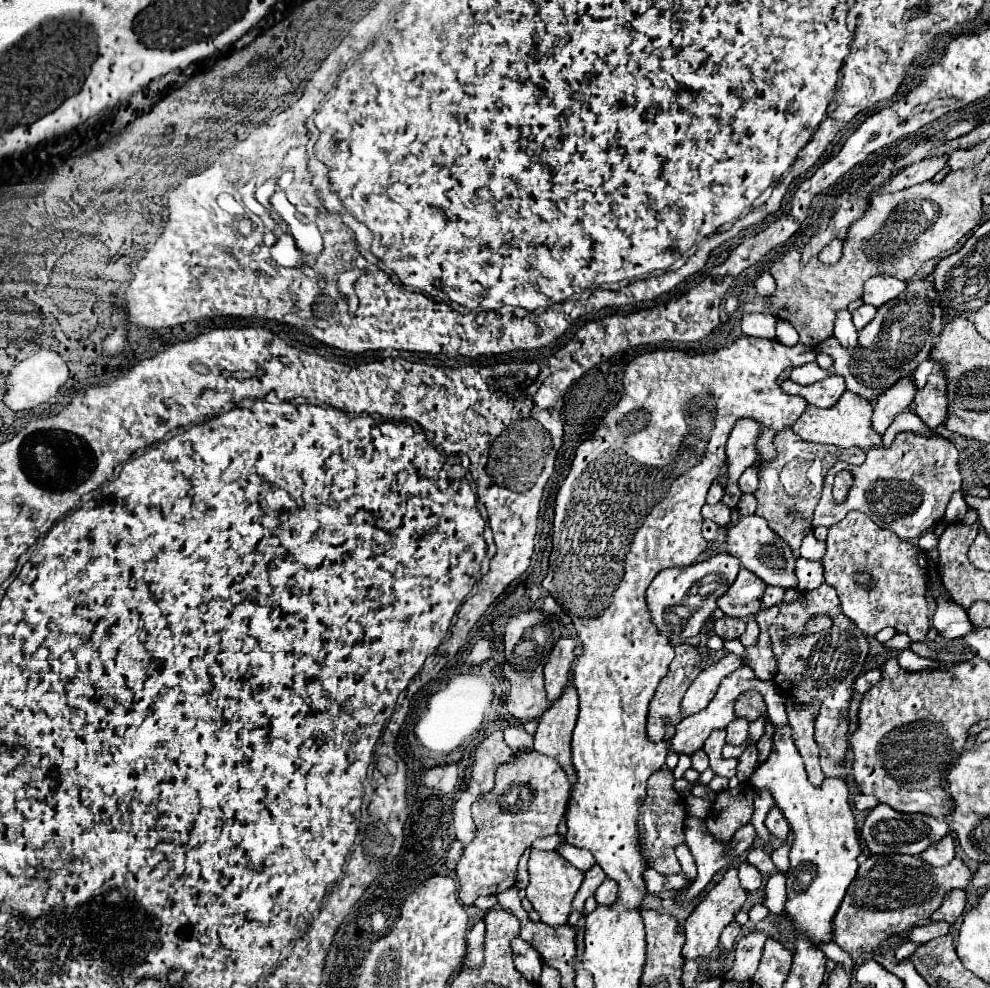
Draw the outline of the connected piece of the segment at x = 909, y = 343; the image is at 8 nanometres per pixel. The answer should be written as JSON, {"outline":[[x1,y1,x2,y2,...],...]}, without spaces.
{"outline":[[921,278,909,282,901,296,877,308,877,316,859,332,859,348,845,350,835,336,826,339,819,348,833,358,833,370,845,378,847,390,873,402,893,382,901,380,901,376,909,376,919,362,929,358,941,330,943,310,937,302,937,292,931,280]]}

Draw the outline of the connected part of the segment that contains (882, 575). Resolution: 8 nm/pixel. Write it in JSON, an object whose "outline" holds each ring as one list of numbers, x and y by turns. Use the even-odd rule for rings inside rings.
{"outline":[[849,512,839,524,829,528,827,534,827,552,823,556,823,568,825,568,825,582,833,586,839,594,843,614,867,636,873,638,881,628,891,626,897,632,907,634,913,642,923,642,929,632,929,616,927,616,927,556,923,550,907,540,899,540,897,534,883,530,873,524,873,520,861,512],[857,570,871,572,875,584,873,588,861,588,853,574]]}

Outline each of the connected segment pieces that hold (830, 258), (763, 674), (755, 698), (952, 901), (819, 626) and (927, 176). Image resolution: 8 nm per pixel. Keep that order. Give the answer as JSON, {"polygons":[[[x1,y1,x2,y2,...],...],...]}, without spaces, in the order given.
{"polygons":[[[833,240,829,246,825,246,821,252,819,252,819,260,823,262,823,264,835,264,835,262,839,262,839,258,841,258,841,248,843,248,843,244,839,242,839,240]],[[761,612,755,618,757,618,757,624,761,628,761,634,759,634,759,640,757,640,755,646,745,648,743,664,753,668,755,676,759,680,773,680,777,664,775,664,775,656,773,656,773,650,771,650,771,640,769,640,769,634,767,634,767,626,761,626]],[[743,692,737,700,735,700,735,716,737,718,745,718,745,720,757,720,759,714,763,714,765,702,763,696,759,692]],[[953,890,949,894,945,894,945,900,941,904,941,908,937,912,933,912,931,922,947,922,947,924,955,924,963,910,965,910,965,892,963,890]],[[817,614,817,616,813,616,811,620,809,620,809,624,806,625,803,634,815,634,815,632,823,632,823,630,827,630,831,626,831,620,829,620,829,616,825,616,825,614]],[[947,156,925,158,921,162,915,162,907,168,903,168,901,172,897,172,895,176,891,176,891,180,881,184,877,188,877,192,897,192,897,190,905,190,913,184,921,184,925,180,931,180,937,172,941,172,945,168,945,162,947,162]]]}

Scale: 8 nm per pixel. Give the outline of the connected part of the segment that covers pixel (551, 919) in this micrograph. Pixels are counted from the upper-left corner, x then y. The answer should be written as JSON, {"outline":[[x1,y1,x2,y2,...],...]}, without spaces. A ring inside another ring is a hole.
{"outline":[[531,850,529,858,529,886,525,888,527,900,533,904,533,910,539,912,541,922,549,926,561,926,567,924,571,902,575,892,579,890,583,882,583,872,579,872,575,866,571,866,559,852,543,852,543,850]]}

